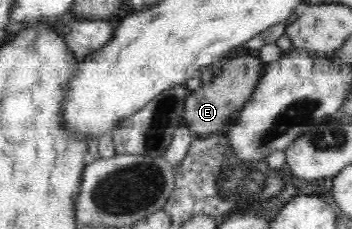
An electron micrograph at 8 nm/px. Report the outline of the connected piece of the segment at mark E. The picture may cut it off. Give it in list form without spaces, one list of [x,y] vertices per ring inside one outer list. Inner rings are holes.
[[[242,53],[228,61],[222,67],[220,75],[212,82],[204,82],[186,98],[184,105],[184,123],[194,137],[210,136],[223,132],[230,116],[238,107],[243,107],[260,81],[264,63],[255,53]]]

